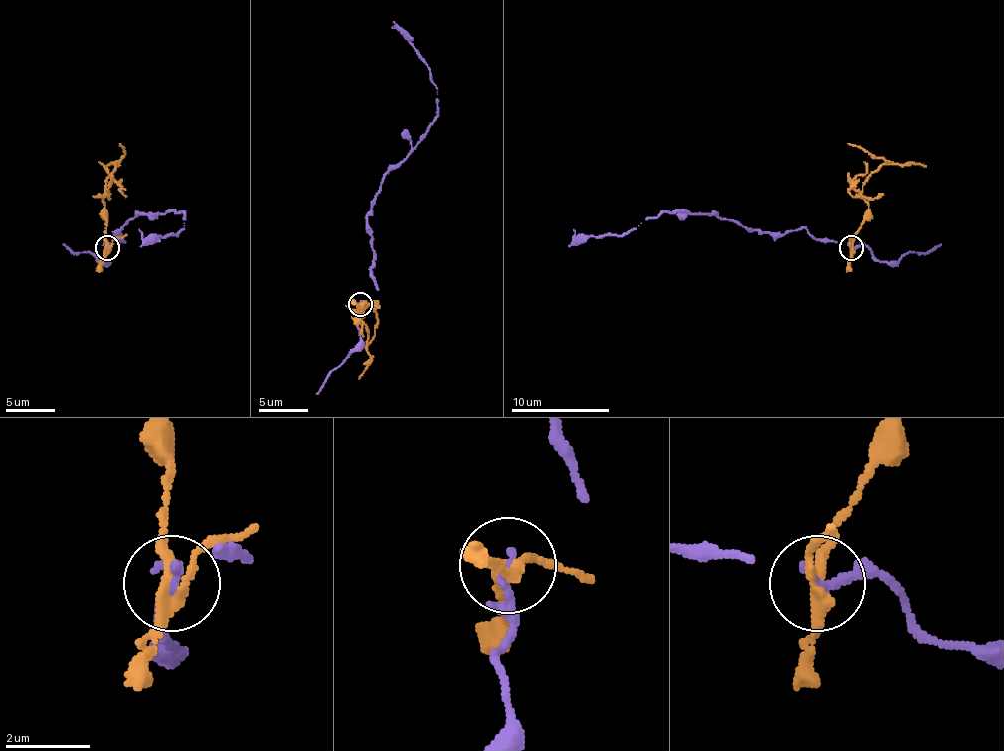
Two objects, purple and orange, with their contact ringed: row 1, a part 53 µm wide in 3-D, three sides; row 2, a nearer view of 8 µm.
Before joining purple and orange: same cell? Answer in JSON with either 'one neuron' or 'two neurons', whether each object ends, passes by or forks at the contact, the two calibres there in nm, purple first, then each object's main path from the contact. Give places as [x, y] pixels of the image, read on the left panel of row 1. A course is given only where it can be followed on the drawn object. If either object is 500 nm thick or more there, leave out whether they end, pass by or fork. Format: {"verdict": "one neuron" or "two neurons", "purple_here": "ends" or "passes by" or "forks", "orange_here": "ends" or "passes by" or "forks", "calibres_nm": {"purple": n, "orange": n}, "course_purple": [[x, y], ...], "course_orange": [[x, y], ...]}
{"verdict": "two neurons", "purple_here": "ends", "orange_here": "forks", "calibres_nm": {"purple": 280, "orange": 240}, "course_purple": [[107, 248], [122, 243], [122, 228], [115, 233], [137, 214], [183, 214], [176, 236], [149, 236], [139, 245]], "course_orange": [[107, 248], [105, 184], [125, 155], [120, 143]]}

